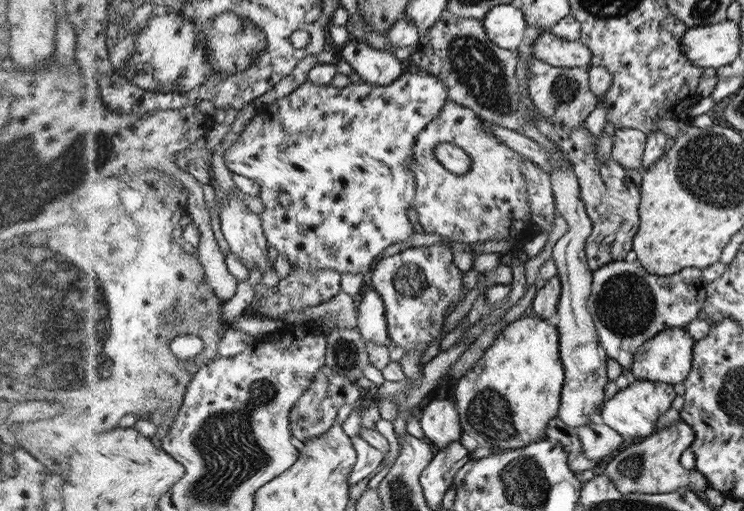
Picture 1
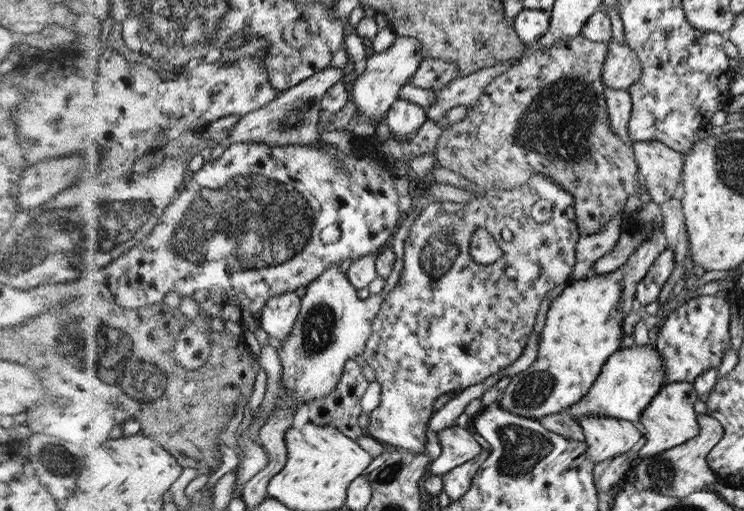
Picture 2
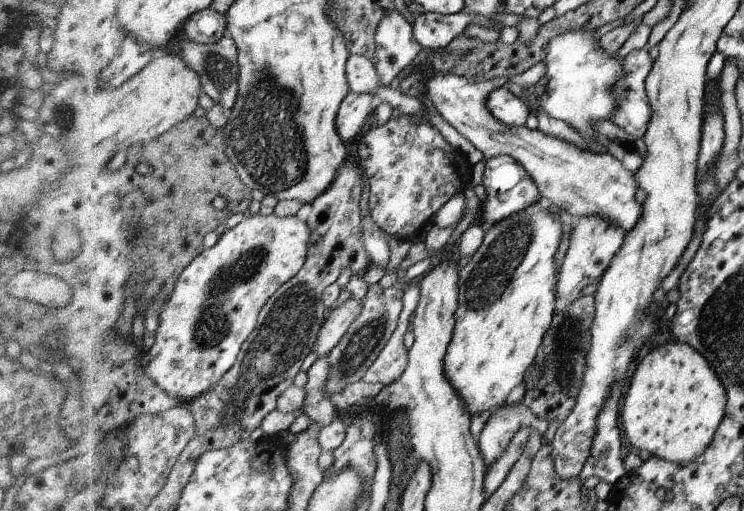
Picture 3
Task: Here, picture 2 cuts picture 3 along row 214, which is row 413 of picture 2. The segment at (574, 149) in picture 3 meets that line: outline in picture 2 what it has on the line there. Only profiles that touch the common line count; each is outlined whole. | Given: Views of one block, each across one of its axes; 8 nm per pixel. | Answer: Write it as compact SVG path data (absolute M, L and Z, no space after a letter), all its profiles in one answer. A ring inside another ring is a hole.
M650 342L644 346L634 344L609 356L600 378L596 380L581 402L569 407L571 415L578 419L586 415L600 415L638 423L644 410L653 402L666 382L665 360L656 346Z

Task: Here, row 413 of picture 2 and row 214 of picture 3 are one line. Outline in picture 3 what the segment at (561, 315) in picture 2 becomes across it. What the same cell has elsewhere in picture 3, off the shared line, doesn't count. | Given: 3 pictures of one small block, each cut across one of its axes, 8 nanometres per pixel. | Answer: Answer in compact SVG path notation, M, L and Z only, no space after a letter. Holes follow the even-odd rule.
M539 203L516 212L502 222L485 228L484 242L471 256L461 272L460 304L456 312L457 322L445 354L446 378L461 395L470 414L482 414L492 407L499 409L506 404L508 394L525 381L528 368L535 363L544 344L545 334L556 316L556 286L558 266L556 251L560 246L564 228L556 214Z

